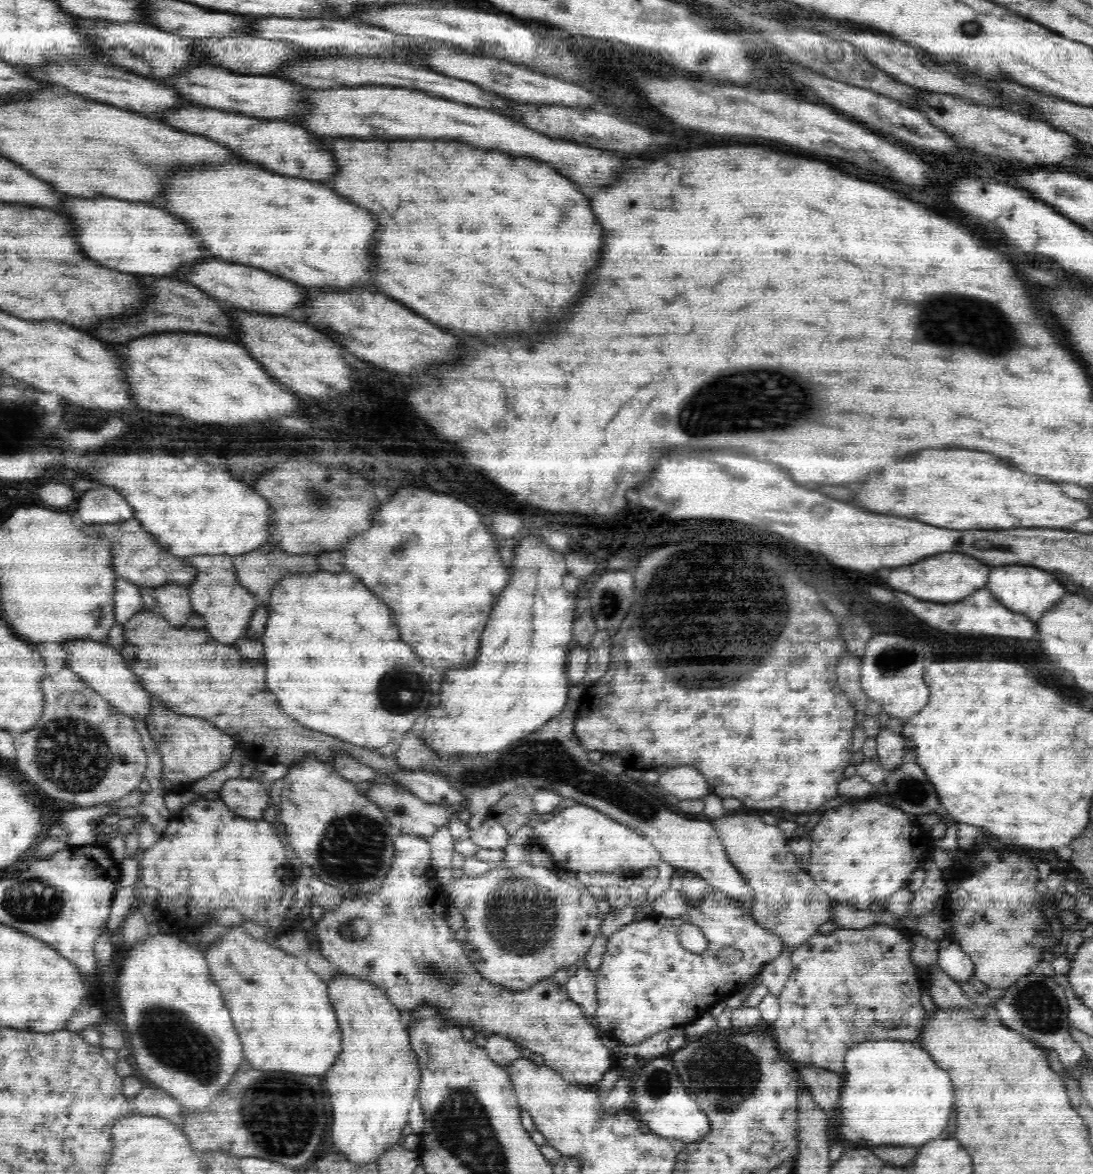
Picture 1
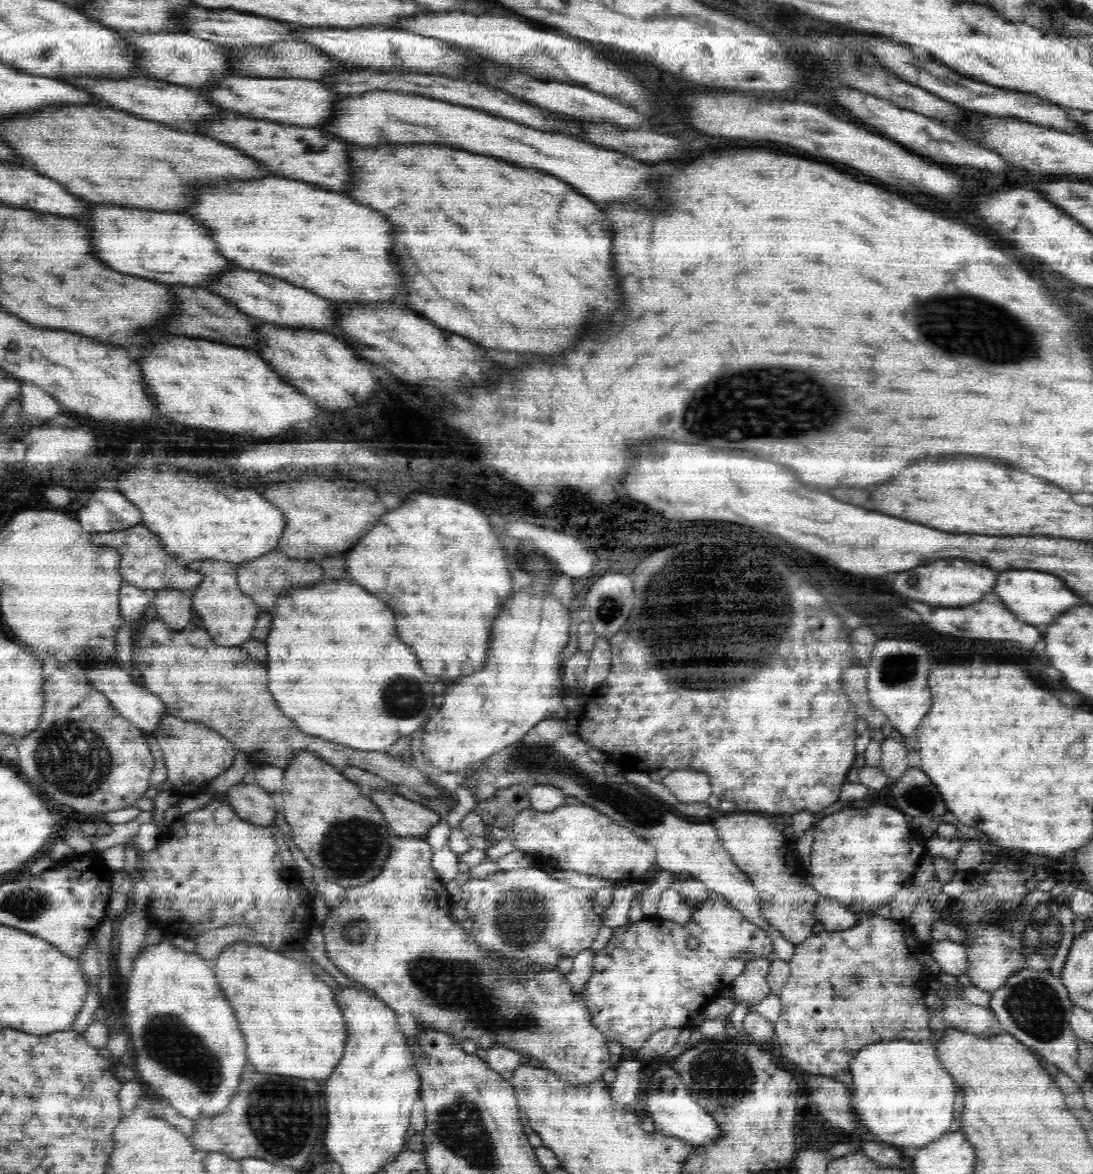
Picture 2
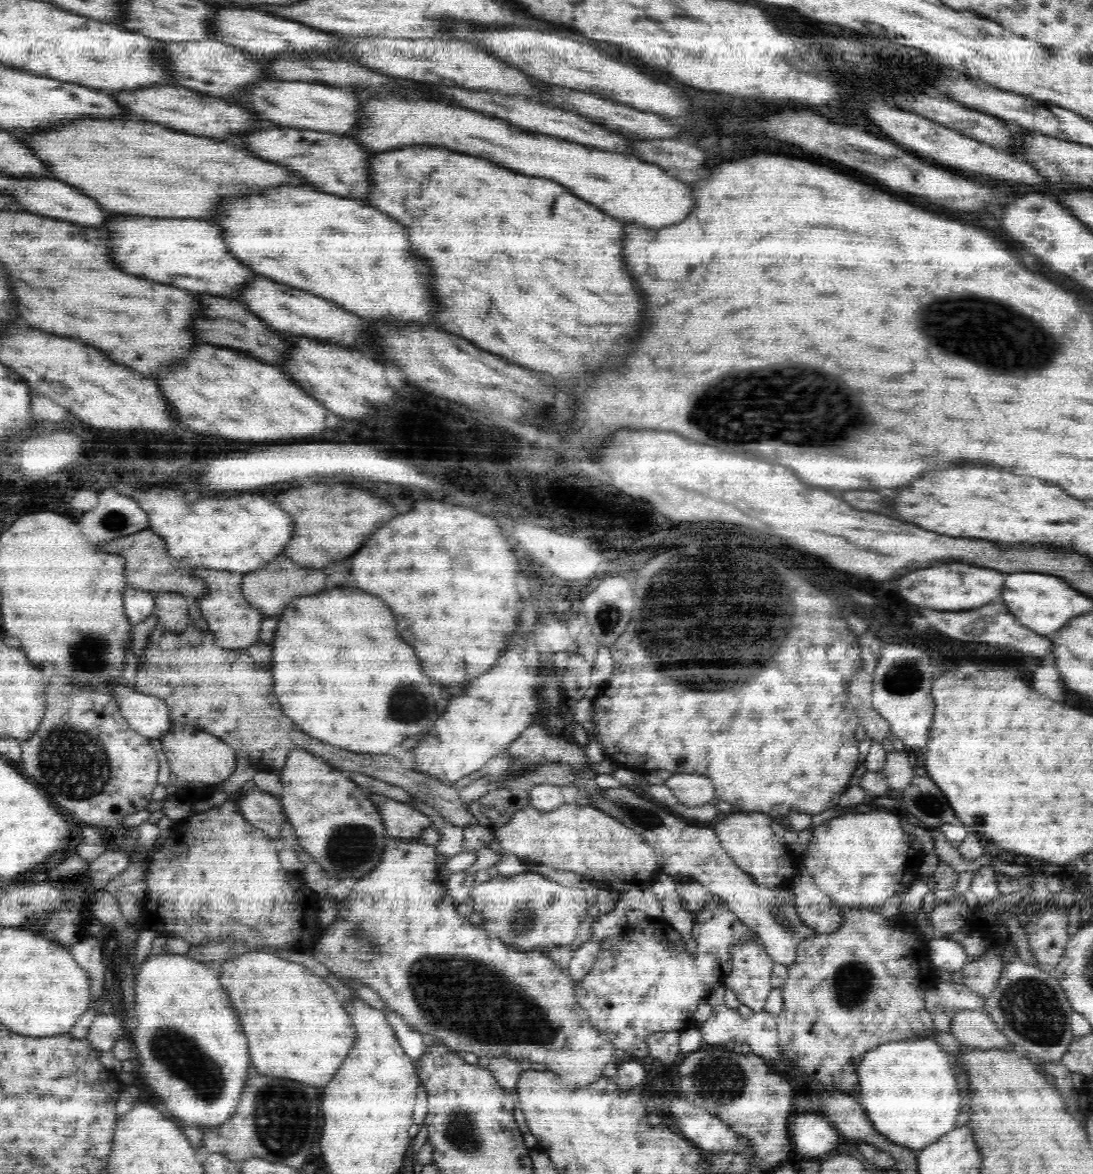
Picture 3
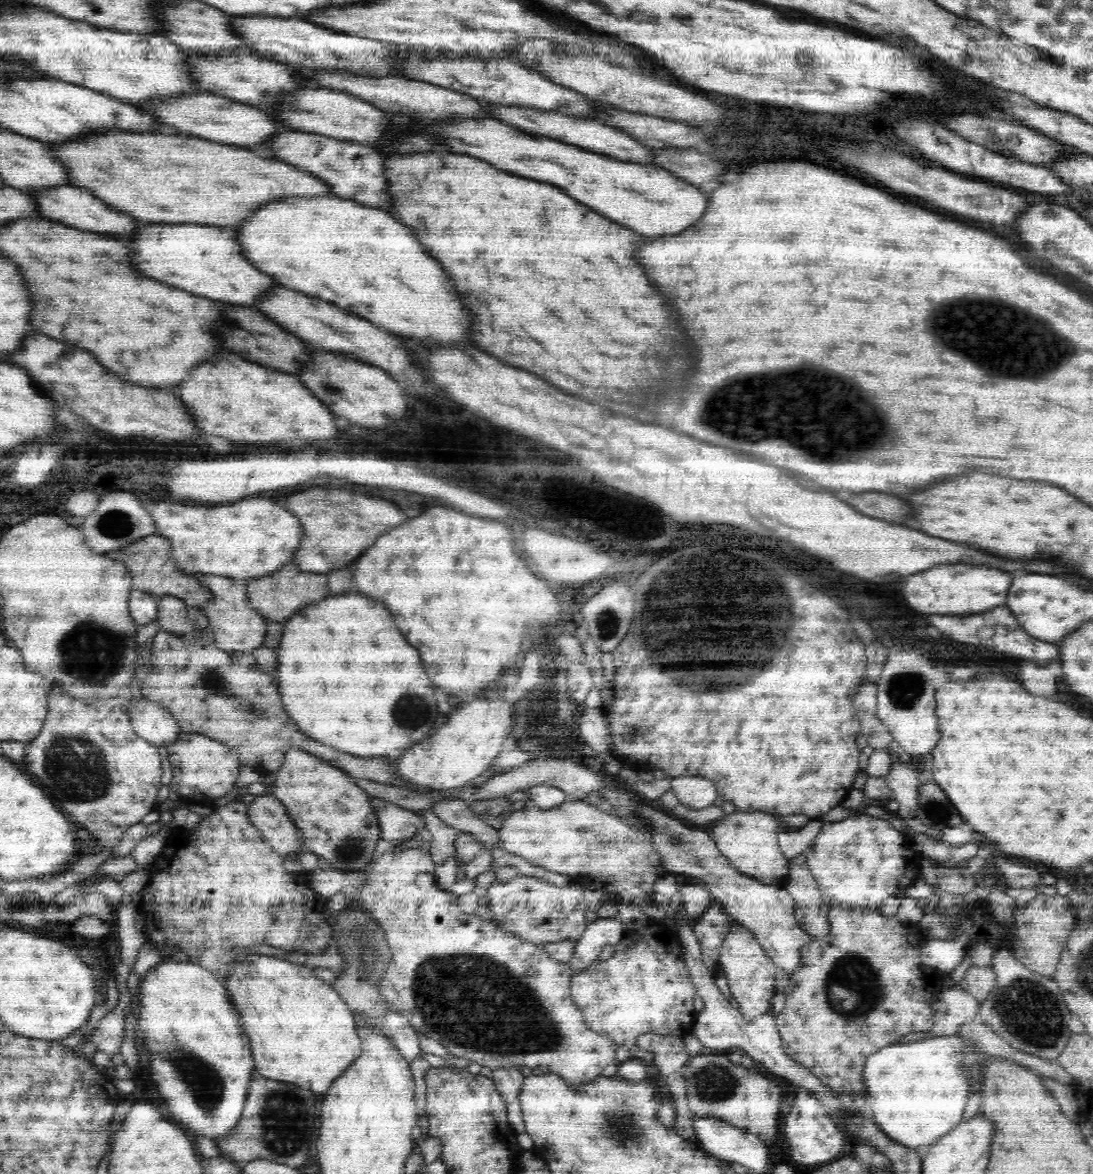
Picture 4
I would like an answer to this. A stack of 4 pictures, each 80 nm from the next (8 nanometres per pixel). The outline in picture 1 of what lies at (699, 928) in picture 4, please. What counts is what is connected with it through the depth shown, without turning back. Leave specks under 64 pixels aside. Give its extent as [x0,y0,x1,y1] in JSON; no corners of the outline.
[595,888,782,1046]

